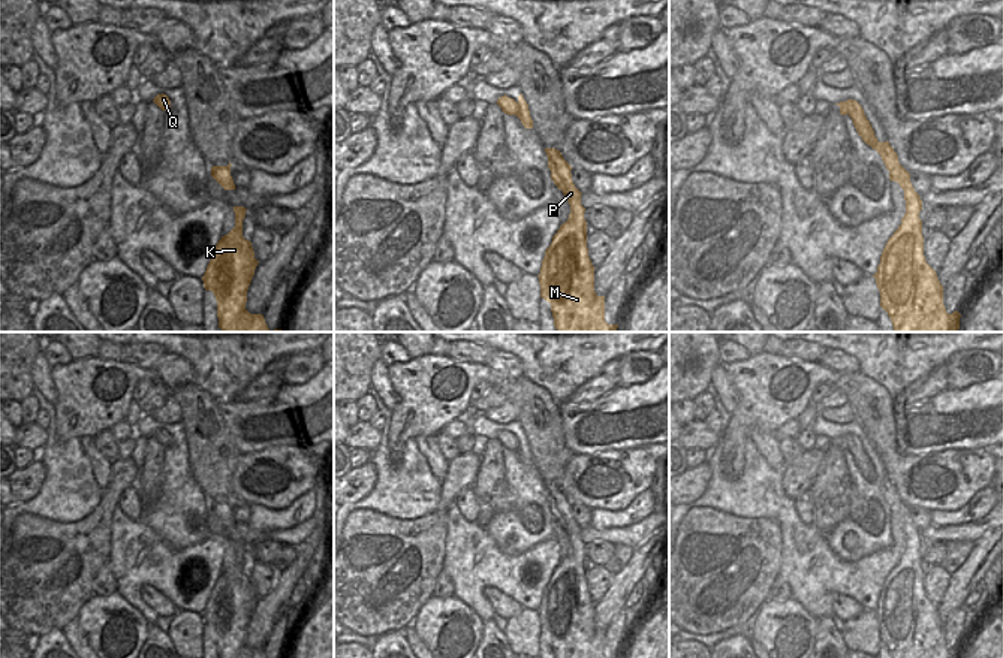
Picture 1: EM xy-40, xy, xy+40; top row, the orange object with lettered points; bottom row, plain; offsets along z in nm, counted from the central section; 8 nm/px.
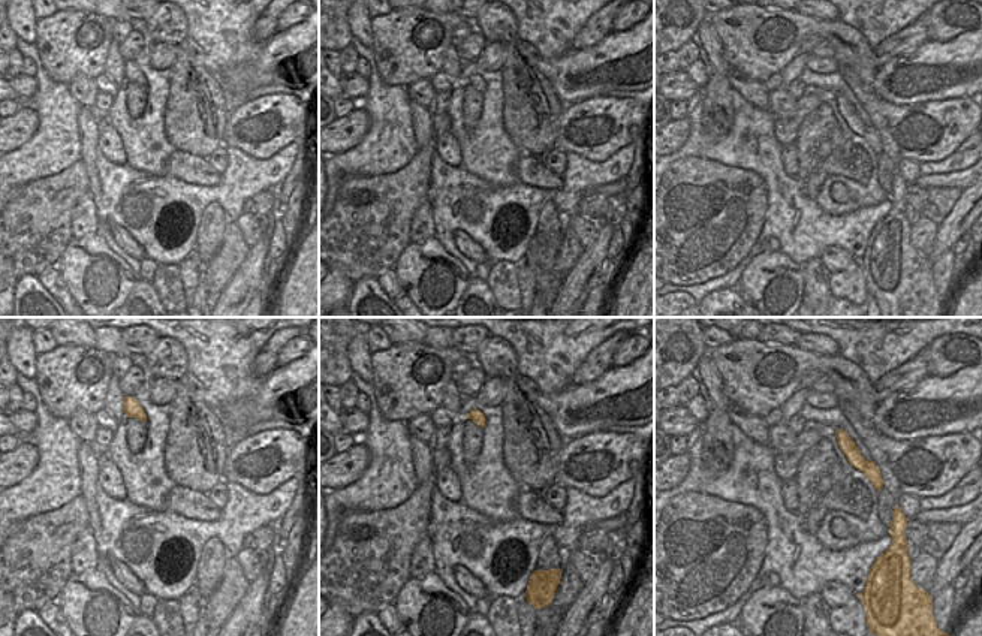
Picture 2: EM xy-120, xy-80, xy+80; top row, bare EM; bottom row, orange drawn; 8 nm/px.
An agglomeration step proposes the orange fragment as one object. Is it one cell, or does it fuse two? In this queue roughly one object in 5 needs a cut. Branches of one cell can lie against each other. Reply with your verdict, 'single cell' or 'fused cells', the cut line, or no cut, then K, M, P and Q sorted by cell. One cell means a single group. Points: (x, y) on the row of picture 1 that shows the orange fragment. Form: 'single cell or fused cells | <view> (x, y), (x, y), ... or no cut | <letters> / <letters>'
single cell | no cut | K M P Q

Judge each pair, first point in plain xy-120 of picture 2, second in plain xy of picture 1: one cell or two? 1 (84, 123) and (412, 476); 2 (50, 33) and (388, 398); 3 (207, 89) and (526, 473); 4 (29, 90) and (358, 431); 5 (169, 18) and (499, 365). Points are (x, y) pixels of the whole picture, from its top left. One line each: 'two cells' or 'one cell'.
1: two cells
2: two cells
3: two cells
4: one cell
5: one cell

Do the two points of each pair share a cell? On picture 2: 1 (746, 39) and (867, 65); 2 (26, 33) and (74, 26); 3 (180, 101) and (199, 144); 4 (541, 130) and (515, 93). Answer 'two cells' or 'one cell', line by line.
1: one cell
2: two cells
3: one cell
4: one cell

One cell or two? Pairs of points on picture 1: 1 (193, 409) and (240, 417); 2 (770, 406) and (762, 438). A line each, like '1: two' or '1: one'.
1: two
2: two

